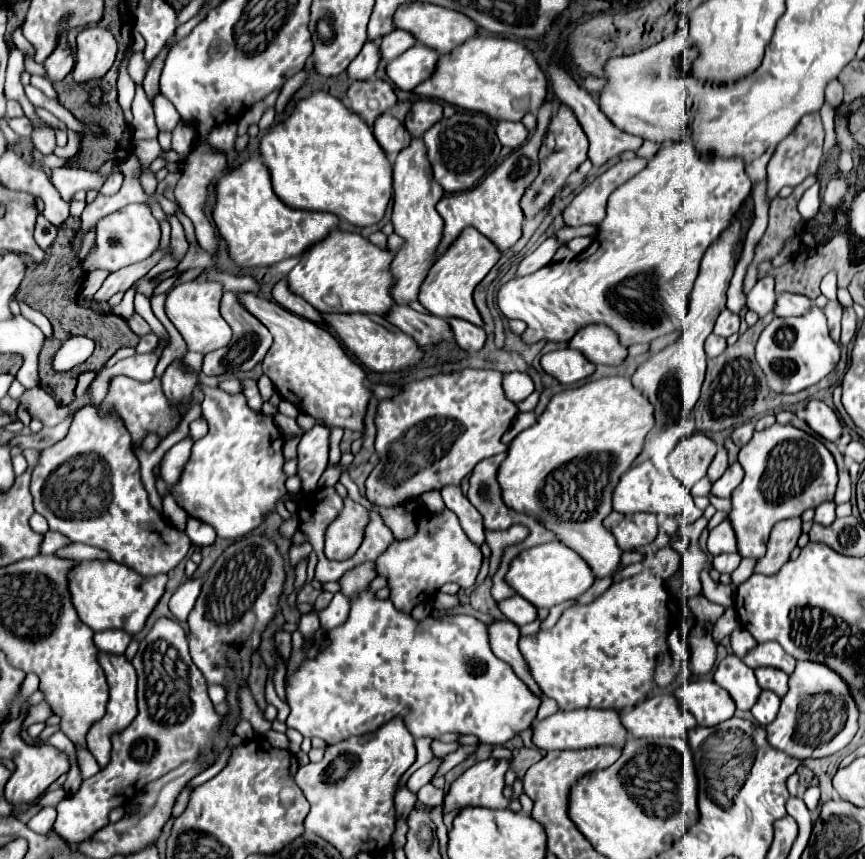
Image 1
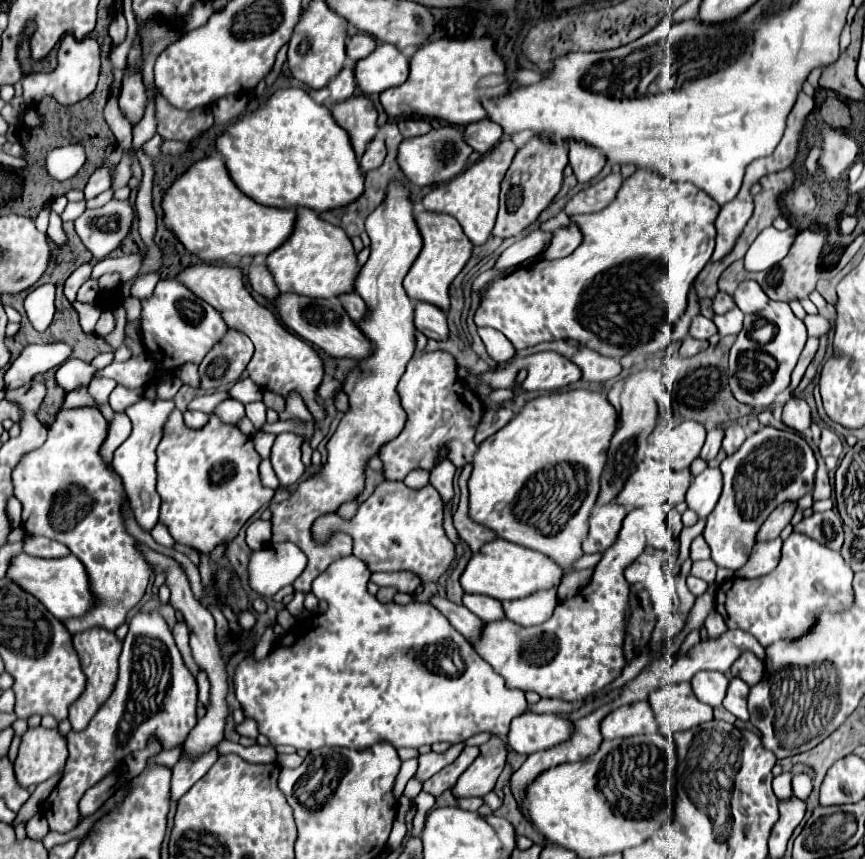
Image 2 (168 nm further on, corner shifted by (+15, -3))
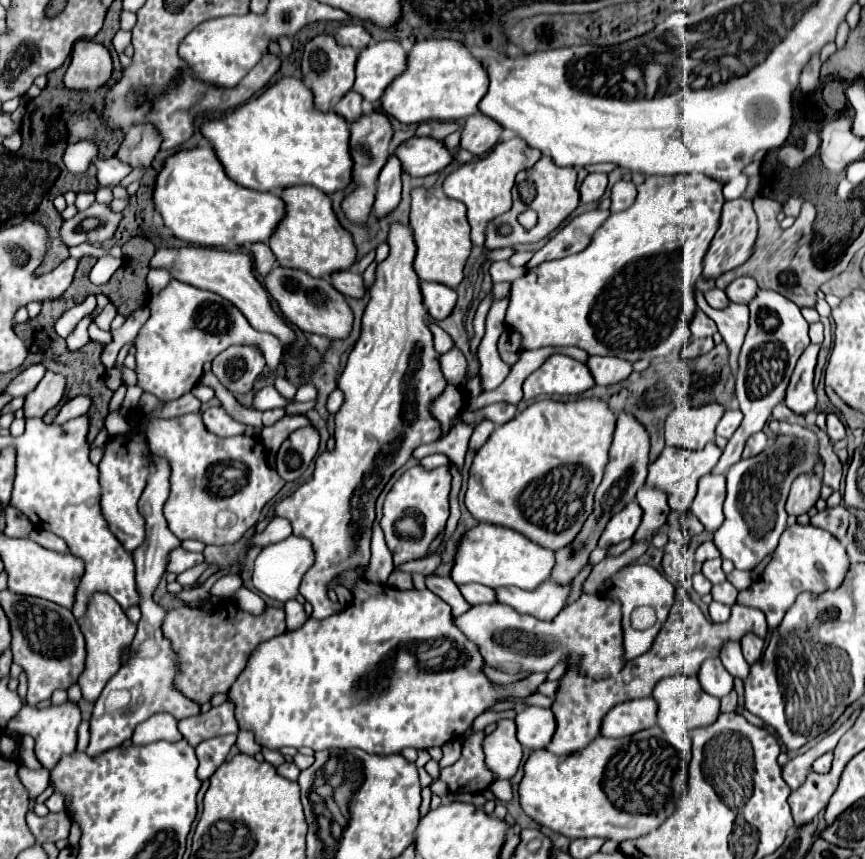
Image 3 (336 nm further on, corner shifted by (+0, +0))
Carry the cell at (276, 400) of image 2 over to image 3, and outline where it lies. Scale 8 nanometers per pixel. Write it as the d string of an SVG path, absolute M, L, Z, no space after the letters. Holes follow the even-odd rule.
M170 280L170 284L150 300L148 308L150 318L136 336L136 376L138 386L144 392L154 394L162 402L172 402L192 390L192 386L202 376L204 362L212 362L222 350L232 344L254 344L264 352L274 388L288 400L288 404L284 406L286 414L306 414L314 408L316 402L296 402L296 386L278 374L282 358L280 340L272 334L256 332L248 324L244 314L240 314L240 310L228 304L228 300L224 300L222 296L178 280Z

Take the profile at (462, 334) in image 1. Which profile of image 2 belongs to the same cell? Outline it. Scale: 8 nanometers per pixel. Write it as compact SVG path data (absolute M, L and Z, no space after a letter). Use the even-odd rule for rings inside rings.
M415 303L415 327L429 339L447 339L447 317L445 311L433 303Z

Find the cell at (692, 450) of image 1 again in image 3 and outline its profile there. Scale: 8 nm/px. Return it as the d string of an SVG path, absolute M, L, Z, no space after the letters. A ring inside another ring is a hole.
M708 404L702 408L678 406L666 420L666 446L700 450L716 436L716 424L724 408L720 404Z

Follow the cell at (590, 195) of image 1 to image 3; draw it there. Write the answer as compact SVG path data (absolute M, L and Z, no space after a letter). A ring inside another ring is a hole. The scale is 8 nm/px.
M618 180L612 186L612 204L610 204L610 212L622 212L626 210L636 198L636 186L632 180Z

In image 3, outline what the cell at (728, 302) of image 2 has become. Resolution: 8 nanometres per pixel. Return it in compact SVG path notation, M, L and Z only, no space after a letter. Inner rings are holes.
M718 288L708 290L708 292L706 292L706 300L708 300L708 304L710 304L712 308L726 308L726 306L730 304L726 292L724 292L724 290L718 290Z

